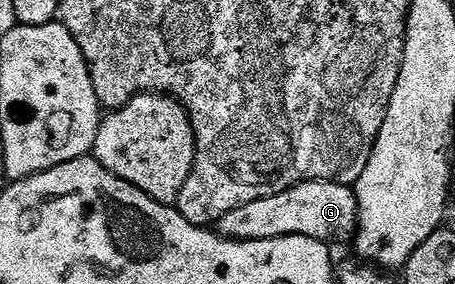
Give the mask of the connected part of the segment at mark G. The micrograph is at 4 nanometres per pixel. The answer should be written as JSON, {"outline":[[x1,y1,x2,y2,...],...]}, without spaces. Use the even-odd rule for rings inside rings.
{"outline":[[302,181,280,195,272,195,268,199,256,199,256,203,244,203,244,207,236,207,236,211,228,211,228,215,224,215,216,223,217,232,232,241,263,241,288,235,304,235,327,243,349,242,357,228,358,204,353,188,331,181]]}

